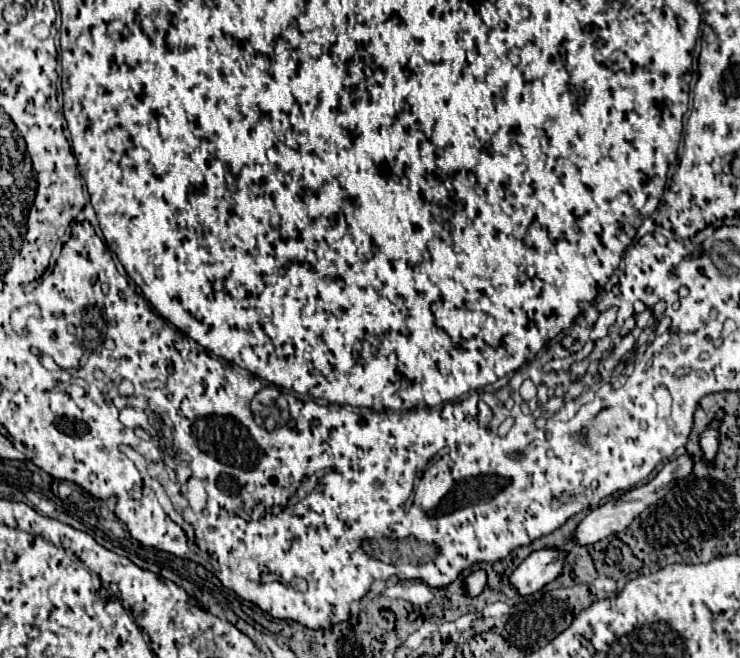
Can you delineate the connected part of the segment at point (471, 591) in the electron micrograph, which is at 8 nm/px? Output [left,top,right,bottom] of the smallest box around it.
[466,571,486,597]

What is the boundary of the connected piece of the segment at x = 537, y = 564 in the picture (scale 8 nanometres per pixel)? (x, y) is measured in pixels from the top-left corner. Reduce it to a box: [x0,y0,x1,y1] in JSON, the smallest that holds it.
[510,547,566,595]

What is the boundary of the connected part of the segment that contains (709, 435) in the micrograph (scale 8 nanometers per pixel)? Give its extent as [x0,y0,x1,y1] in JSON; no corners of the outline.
[700,429,718,461]

